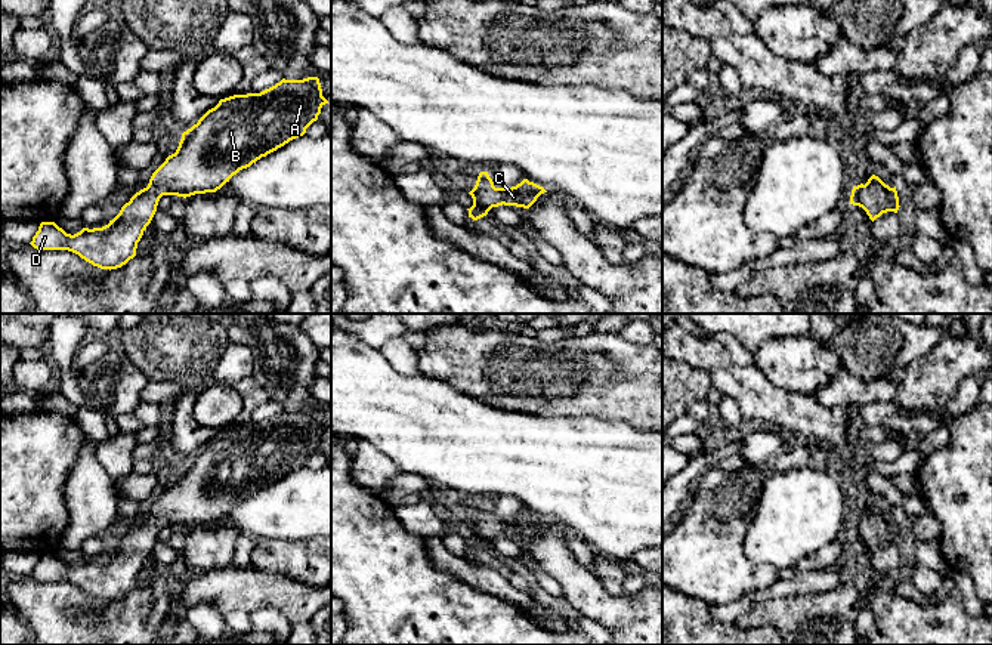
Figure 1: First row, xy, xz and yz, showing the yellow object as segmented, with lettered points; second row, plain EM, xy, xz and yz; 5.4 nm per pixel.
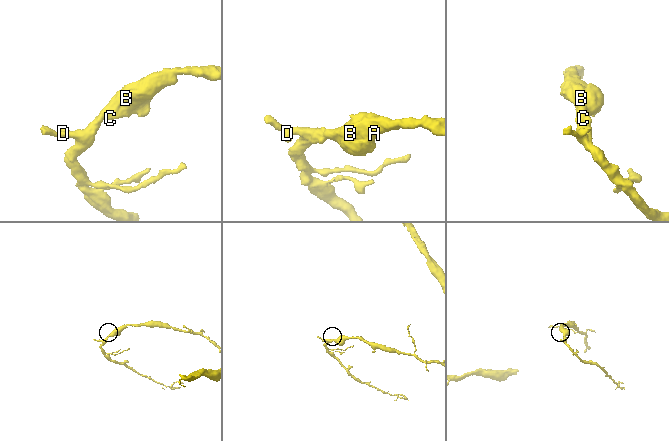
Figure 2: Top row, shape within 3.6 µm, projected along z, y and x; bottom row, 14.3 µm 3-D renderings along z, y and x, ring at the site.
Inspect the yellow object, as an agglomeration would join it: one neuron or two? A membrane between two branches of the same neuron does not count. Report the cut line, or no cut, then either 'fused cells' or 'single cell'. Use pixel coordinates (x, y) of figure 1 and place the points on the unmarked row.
no cut; single cell

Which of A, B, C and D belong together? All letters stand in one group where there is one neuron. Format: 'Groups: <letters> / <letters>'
Groups: A B C D

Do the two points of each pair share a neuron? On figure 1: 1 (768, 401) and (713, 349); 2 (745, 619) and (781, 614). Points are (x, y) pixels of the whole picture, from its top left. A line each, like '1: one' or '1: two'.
1: one
2: one

